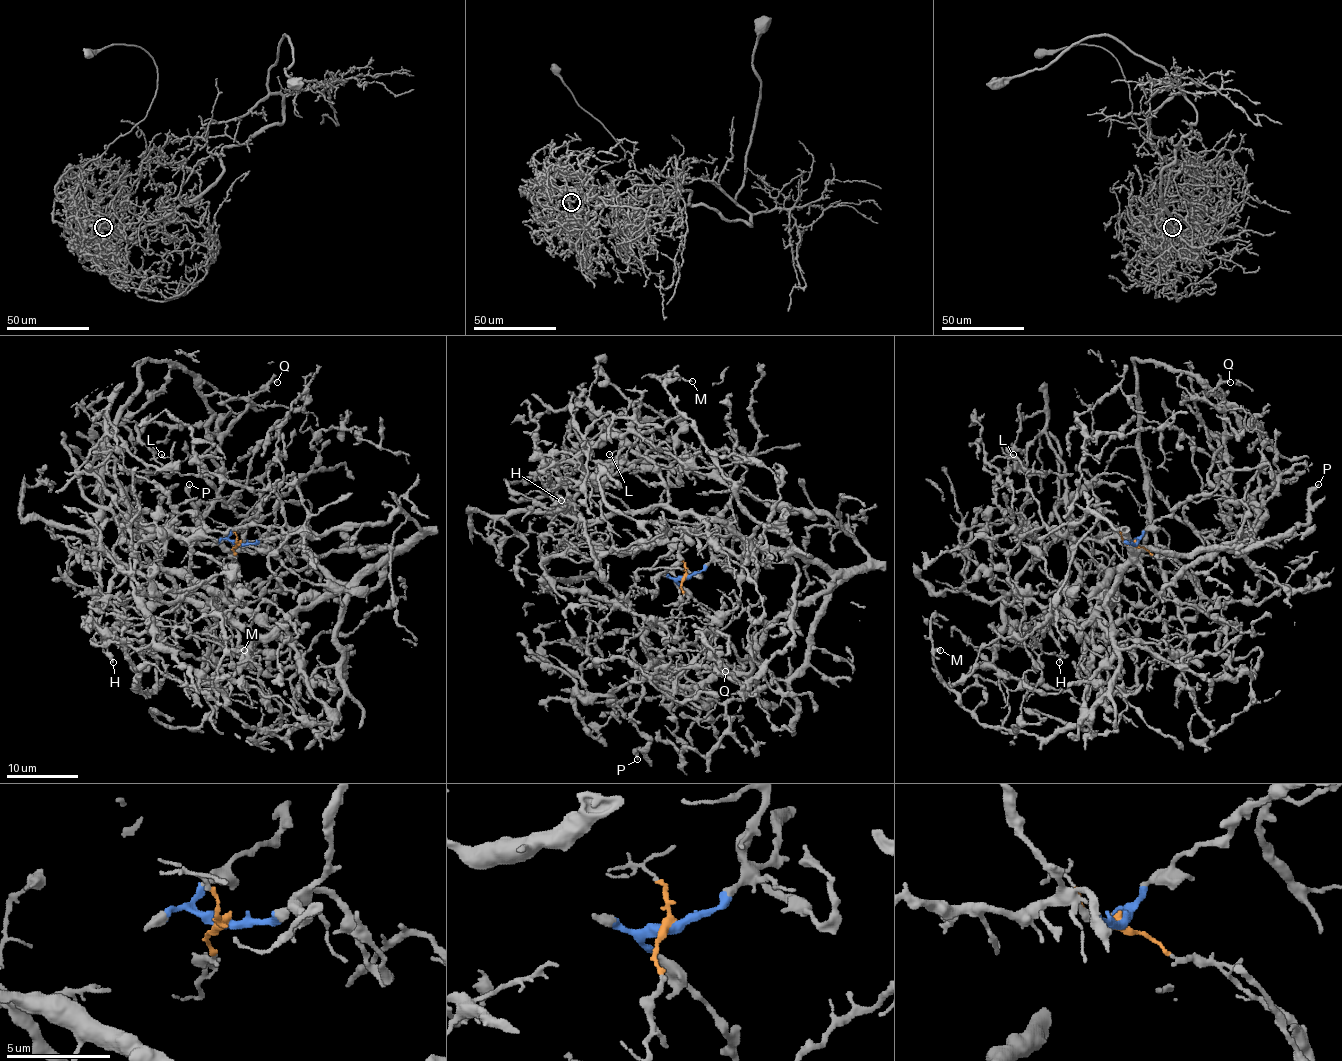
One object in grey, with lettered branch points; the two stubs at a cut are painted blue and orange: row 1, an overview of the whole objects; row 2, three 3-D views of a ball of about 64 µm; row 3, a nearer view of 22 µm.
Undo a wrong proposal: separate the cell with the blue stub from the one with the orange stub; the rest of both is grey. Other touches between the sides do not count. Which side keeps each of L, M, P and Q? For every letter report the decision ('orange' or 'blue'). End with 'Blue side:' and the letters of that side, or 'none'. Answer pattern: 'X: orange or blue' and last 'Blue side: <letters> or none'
L: orange
M: blue
P: blue
Q: orange
Blue side: M, P

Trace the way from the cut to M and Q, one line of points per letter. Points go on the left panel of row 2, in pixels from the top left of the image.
M: (239, 544), (396, 512), (420, 528), (348, 602), (328, 722), (248, 727), (217, 686), (244, 650)
Q: (239, 544), (224, 596), (201, 607), (106, 489), (106, 440), (145, 360), (174, 362), (205, 394), (276, 381)

